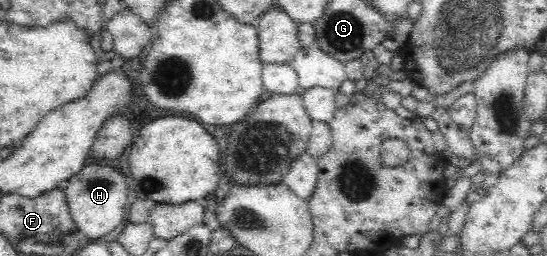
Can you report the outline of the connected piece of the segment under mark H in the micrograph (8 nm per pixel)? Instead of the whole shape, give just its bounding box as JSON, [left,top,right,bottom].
[62,165,132,240]

